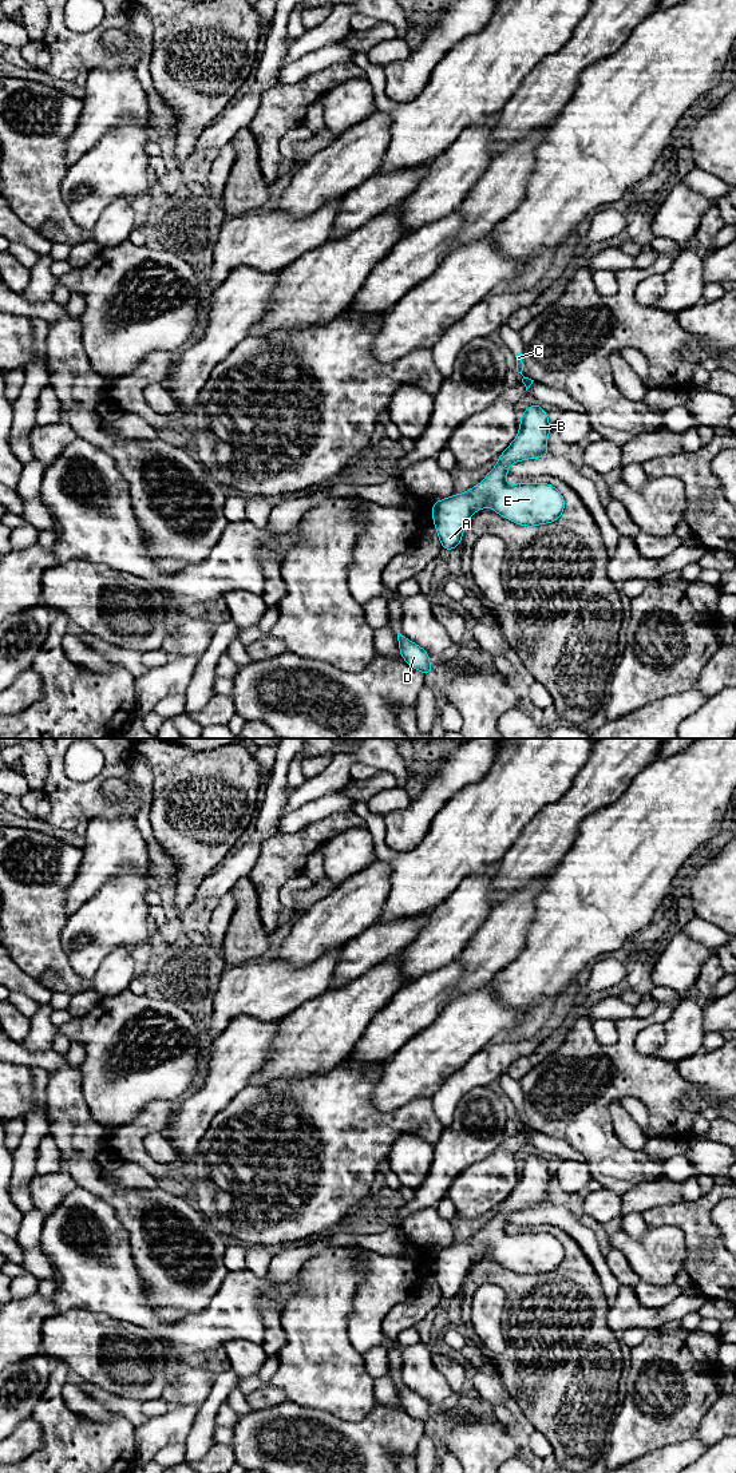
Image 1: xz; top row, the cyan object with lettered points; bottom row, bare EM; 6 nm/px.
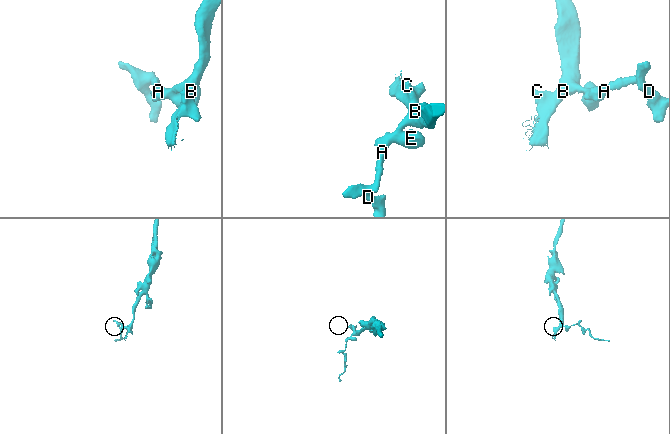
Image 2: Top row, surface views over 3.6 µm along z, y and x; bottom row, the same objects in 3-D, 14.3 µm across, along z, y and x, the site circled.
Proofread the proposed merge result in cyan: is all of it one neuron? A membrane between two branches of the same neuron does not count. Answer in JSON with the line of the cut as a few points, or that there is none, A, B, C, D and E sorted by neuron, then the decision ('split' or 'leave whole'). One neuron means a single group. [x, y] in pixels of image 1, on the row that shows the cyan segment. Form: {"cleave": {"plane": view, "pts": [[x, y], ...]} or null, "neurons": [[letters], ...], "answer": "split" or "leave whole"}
{"cleave": null, "neurons": [["A", "B", "C", "D", "E"]], "answer": "leave whole"}

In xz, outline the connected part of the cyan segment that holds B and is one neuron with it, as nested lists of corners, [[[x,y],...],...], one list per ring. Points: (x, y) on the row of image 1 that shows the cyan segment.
[[[539,404],[521,415],[521,428],[499,462],[475,487],[434,502],[432,520],[443,550],[455,550],[462,542],[470,518],[484,507],[517,524],[533,527],[555,522],[565,510],[562,494],[549,483],[506,484],[509,466],[549,455],[547,437],[551,425]]]

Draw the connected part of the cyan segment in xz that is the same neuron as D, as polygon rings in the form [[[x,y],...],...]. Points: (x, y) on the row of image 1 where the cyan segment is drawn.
[[[397,633],[397,641],[403,660],[411,668],[420,670],[424,676],[428,676],[432,672],[430,654],[422,646],[413,644],[400,633]]]

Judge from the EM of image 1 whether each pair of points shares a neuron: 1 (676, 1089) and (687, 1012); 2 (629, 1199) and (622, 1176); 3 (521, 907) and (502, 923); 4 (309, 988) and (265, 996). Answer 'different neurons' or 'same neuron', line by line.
1: different neurons
2: different neurons
3: same neuron
4: same neuron

